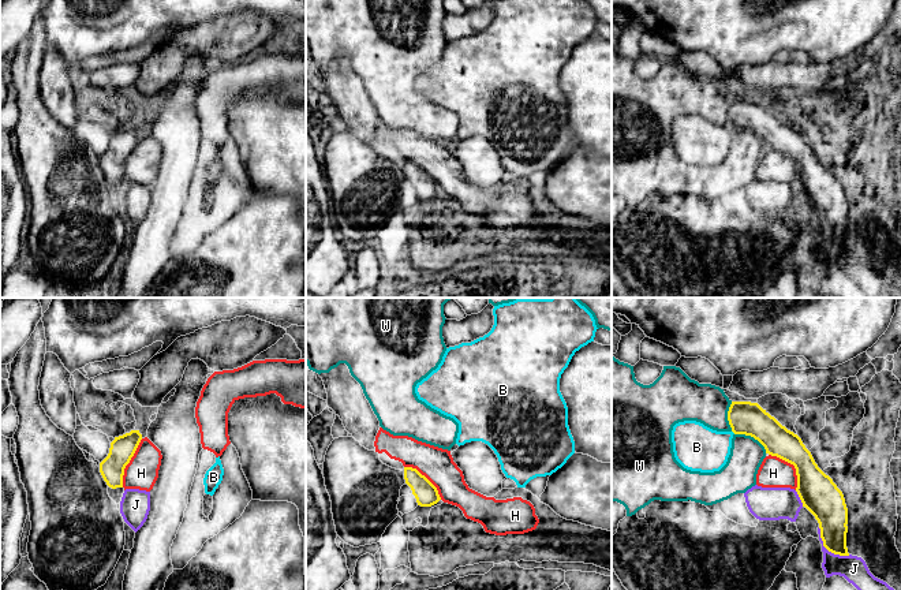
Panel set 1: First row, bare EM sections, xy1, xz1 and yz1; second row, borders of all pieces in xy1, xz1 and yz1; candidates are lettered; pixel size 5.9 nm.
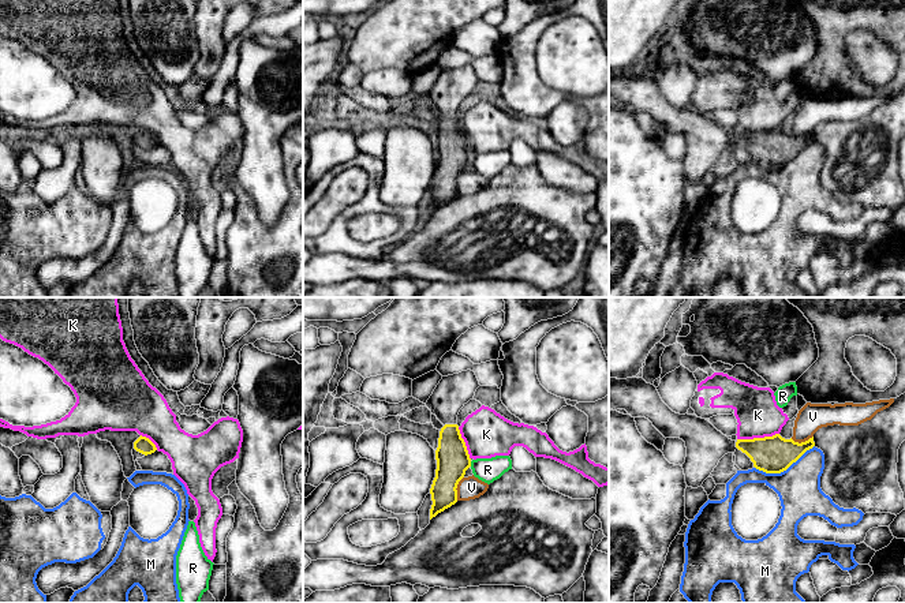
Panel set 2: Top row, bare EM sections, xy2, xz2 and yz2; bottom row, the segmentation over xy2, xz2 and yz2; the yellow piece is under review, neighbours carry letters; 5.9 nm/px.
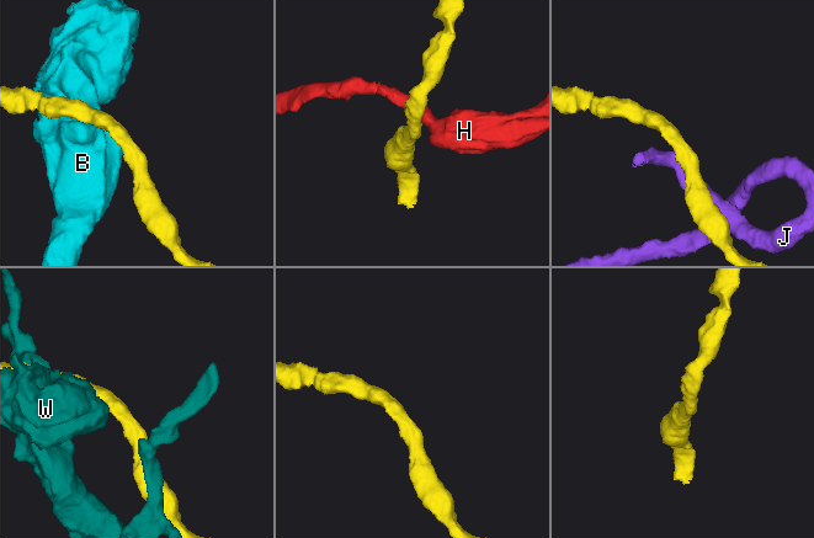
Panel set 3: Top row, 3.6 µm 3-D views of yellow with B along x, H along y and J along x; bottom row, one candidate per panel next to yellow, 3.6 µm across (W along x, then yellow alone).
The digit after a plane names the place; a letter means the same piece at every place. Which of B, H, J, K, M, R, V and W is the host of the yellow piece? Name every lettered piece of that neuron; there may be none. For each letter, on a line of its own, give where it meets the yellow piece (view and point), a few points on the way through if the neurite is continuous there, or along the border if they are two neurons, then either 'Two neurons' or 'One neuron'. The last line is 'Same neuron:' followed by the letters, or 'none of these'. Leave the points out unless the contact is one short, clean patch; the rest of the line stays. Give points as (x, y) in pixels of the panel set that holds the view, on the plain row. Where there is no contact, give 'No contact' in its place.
B: Touches yellow at yz1 (733, 126). Boundary: yz1 (732, 124), (735, 127). Two neurons
H: Touches yellow at yz1 (793, 159). Boundary: yz1 (769, 148), (793, 160), (796, 183). Two neurons
J: Touches yellow at yz1 (827, 243). Two neurons
K: Touches yellow at yz2 (758, 133). Boundary: yz2 (778, 127), (770, 131), (737, 134). Two neurons
M: Touches yellow at yz2 (784, 164). Two neurons
R: Touches yellow at xz2 (470, 158). Boundary: xz2 (470, 156), (471, 160). Two neurons
V: Touches yellow at xz2 (456, 182). Two neurons
W: Touches yellow at yz1 (752, 130). Two neurons
Same neuron: none of these

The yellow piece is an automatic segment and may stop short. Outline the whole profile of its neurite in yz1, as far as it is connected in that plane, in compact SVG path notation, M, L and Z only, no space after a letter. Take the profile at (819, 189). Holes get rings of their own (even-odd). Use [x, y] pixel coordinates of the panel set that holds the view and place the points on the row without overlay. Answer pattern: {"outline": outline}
{"outline": "M732 96L728 115L734 128L758 134L766 148L777 150L796 163L796 186L818 214L823 240L840 250L849 250L846 242L848 202L842 186L815 157L801 132L782 120L758 97Z"}

